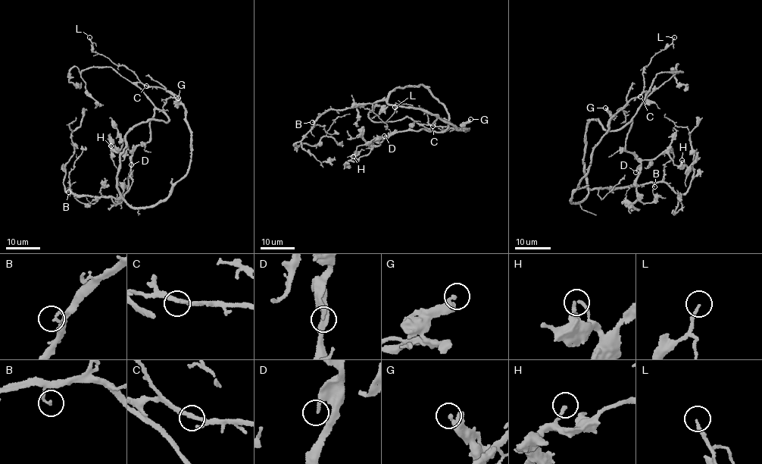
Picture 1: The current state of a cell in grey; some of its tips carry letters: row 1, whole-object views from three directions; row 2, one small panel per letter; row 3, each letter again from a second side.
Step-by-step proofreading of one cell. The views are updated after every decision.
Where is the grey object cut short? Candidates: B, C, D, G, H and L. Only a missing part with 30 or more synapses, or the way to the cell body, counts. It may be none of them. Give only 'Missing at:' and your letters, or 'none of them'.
Missing at: none of them

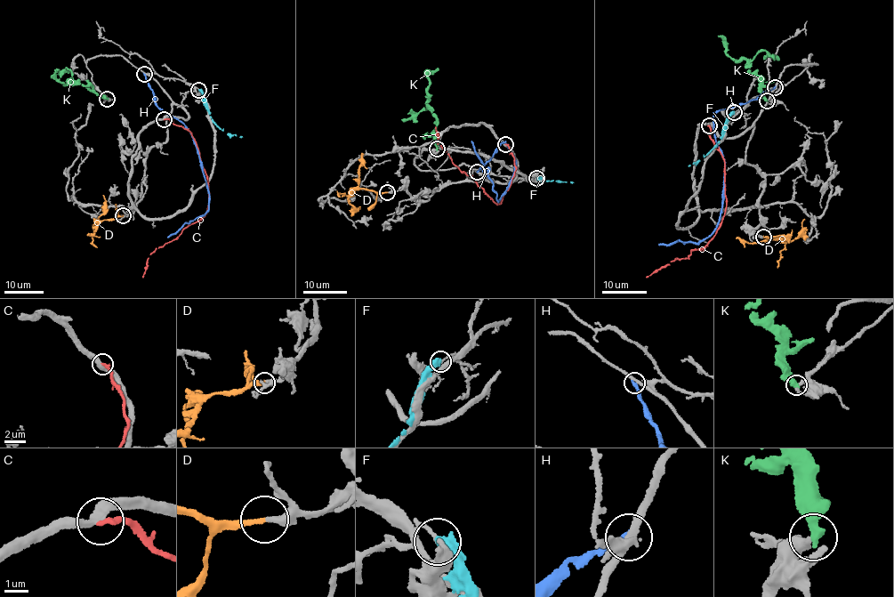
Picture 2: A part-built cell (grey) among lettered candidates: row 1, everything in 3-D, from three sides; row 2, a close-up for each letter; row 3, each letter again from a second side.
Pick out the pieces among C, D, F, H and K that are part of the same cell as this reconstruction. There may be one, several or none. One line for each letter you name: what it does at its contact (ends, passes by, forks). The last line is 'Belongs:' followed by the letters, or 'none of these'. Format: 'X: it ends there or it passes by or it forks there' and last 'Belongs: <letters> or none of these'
C: it ends there
D: it ends there
Belongs: C, D

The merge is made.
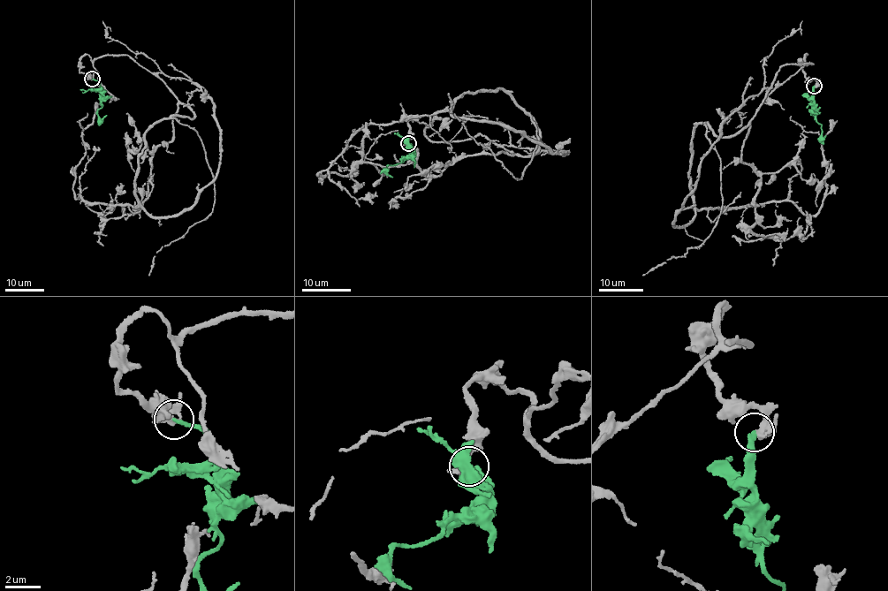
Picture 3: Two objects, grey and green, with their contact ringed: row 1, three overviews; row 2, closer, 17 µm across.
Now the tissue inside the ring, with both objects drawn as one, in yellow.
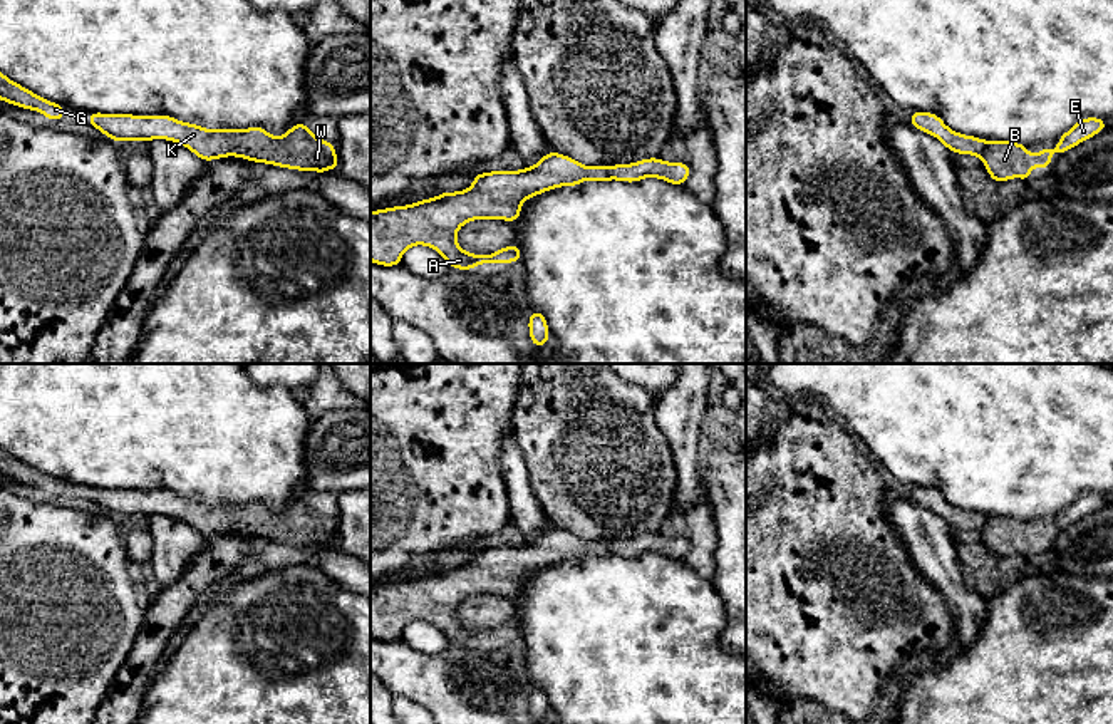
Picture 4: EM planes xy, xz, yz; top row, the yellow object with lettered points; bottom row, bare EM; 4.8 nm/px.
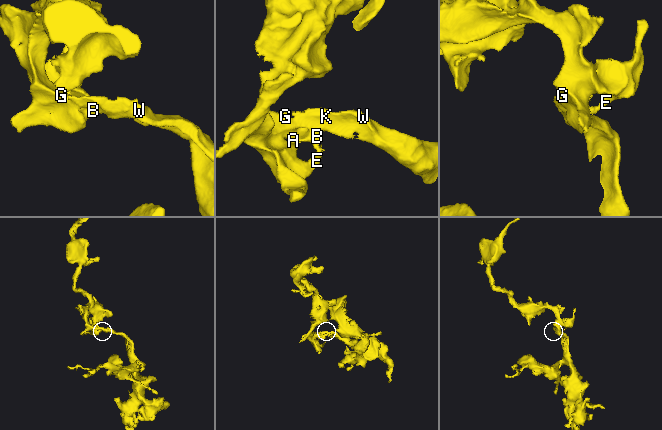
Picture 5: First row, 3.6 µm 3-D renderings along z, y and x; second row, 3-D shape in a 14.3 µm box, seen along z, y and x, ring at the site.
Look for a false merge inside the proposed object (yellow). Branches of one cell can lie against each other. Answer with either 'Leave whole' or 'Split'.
Leave whole

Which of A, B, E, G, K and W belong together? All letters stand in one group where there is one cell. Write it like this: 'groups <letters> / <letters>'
groups A B E G K W

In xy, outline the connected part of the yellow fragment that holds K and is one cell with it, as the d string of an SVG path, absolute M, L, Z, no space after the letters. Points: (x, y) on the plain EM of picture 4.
M89 488L87 499L121 520L168 515L188 523L204 538L235 531L295 546L312 545L317 550L339 543L335 520L317 513L305 498L292 501L280 513L260 501L241 506L228 503L210 506L173 491Z

